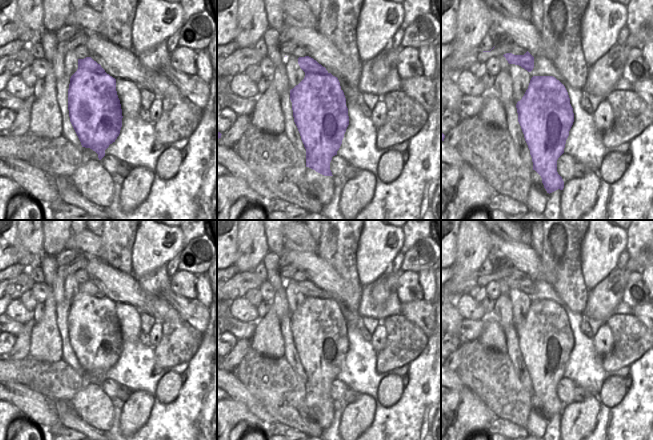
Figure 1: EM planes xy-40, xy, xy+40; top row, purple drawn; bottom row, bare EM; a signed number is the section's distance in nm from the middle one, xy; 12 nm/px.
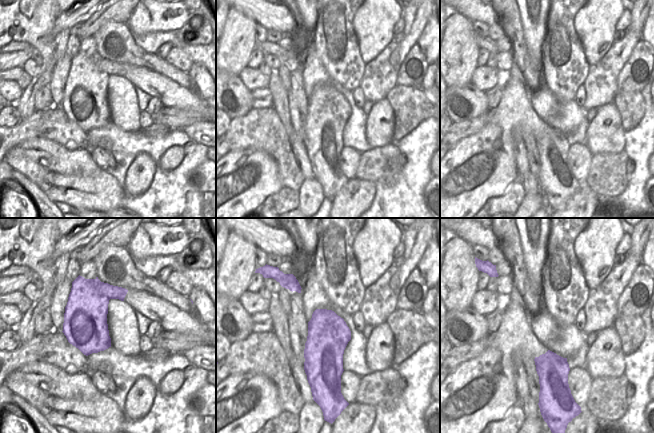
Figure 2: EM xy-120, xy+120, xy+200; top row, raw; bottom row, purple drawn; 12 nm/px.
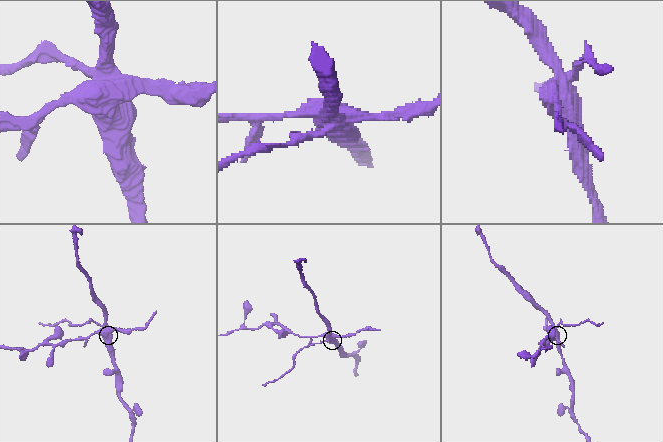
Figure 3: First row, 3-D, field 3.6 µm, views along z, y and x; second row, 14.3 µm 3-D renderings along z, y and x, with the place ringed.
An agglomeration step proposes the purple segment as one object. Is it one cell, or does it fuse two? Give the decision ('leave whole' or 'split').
split

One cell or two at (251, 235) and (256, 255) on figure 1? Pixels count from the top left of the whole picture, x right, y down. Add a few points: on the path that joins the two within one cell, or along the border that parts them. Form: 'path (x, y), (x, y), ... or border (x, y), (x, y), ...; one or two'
path (252, 240), (255, 250); one

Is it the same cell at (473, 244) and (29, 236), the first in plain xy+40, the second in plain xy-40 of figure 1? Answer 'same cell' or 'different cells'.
same cell

